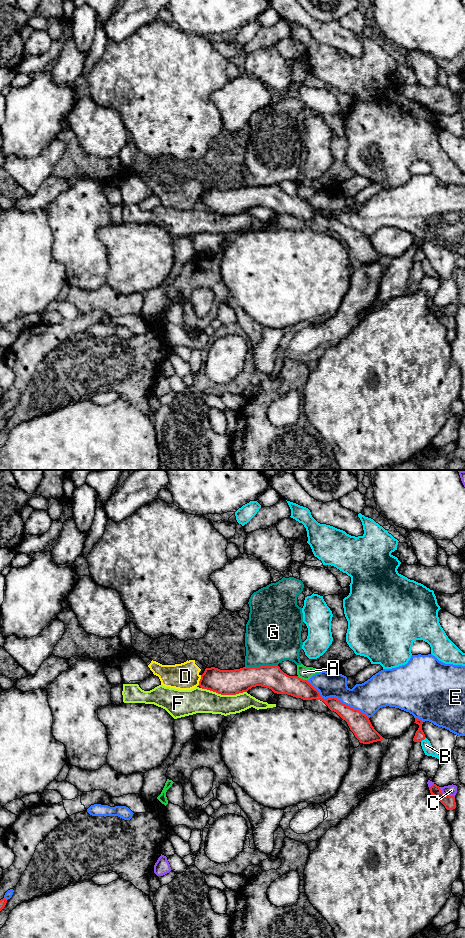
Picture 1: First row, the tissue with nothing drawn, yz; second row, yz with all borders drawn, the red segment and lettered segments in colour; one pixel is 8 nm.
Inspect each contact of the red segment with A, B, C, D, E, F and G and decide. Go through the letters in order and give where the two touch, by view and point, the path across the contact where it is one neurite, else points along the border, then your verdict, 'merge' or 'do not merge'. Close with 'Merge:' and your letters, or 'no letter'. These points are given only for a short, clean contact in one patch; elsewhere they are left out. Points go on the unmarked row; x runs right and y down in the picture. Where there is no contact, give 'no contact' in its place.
A: yz (302, 199) | do not merge
B: yz (422, 259) | do not merge
C: yz (446, 315) | do not merge
D: yz (200, 200) | do not merge
E: yz (336, 218) | do not merge
F: yz (224, 214) | do not merge
G: yz (261, 186) | do not merge
Merge: no letter

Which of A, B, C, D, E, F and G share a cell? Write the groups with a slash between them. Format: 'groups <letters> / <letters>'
groups A / B / C / D G / E / F

